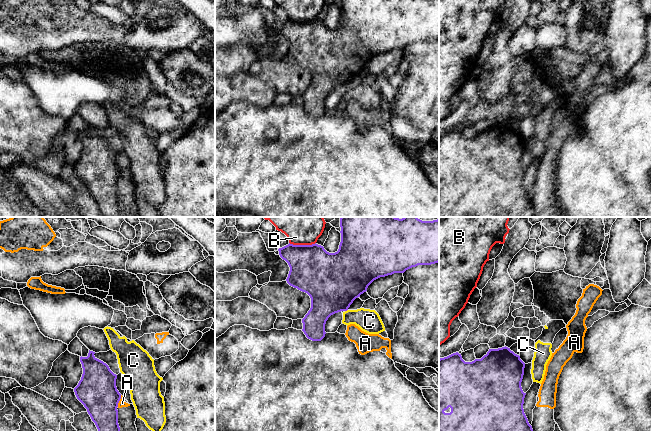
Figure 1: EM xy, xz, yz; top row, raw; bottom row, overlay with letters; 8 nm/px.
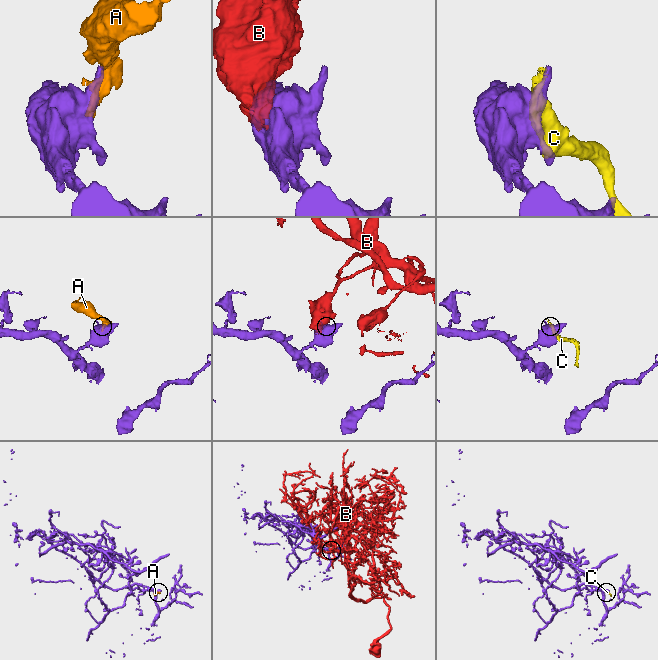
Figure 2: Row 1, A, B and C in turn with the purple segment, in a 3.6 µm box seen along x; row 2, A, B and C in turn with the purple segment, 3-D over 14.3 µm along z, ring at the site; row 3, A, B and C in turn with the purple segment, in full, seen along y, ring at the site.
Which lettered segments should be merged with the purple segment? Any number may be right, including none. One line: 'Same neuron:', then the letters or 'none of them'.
Same neuron: none of them

